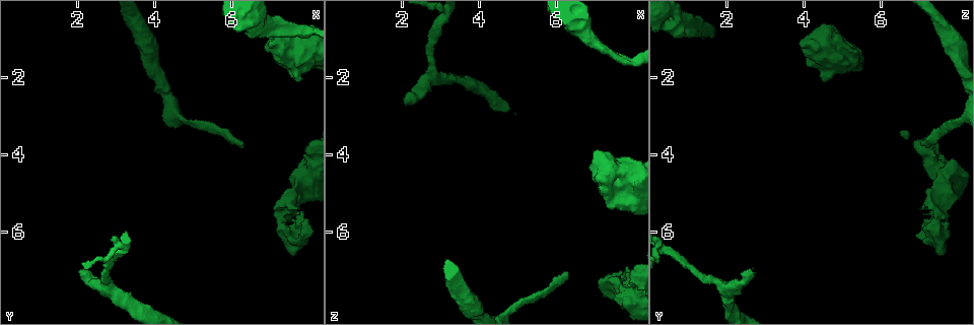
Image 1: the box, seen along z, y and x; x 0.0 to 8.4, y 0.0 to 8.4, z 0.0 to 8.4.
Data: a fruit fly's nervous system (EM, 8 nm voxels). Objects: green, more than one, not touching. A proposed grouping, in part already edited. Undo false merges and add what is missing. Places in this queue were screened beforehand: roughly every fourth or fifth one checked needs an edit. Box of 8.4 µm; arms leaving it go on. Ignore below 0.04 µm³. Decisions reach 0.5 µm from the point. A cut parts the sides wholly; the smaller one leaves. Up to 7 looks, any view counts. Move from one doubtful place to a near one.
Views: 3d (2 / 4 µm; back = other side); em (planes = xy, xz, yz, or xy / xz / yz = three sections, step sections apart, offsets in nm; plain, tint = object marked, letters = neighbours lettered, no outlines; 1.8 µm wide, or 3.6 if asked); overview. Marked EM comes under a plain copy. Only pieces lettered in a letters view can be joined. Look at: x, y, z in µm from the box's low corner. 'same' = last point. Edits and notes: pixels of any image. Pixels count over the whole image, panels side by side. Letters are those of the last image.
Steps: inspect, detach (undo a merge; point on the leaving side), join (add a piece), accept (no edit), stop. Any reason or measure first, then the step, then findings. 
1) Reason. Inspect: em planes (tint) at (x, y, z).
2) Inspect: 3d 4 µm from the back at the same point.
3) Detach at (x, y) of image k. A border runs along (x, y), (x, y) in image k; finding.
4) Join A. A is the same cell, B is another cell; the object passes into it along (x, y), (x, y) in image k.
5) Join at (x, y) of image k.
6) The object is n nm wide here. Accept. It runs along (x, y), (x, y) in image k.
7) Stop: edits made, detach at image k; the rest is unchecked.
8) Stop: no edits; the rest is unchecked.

An open end. Inspect: em xz step 16 (letters) at (6.30, 3.65, 7.00).

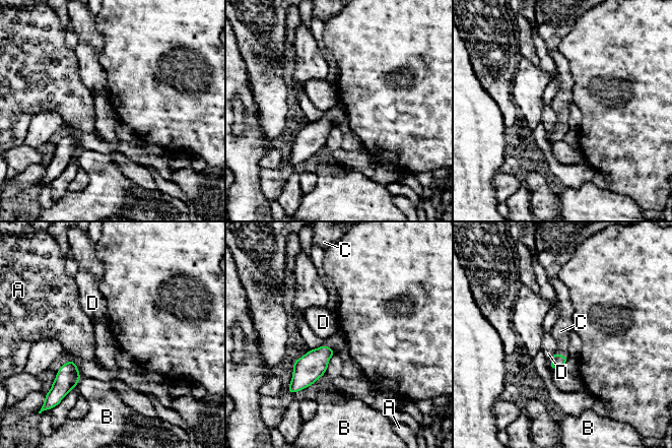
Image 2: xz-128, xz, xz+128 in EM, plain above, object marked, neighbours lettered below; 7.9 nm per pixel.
Inspect: em planes (letters) at the same point.

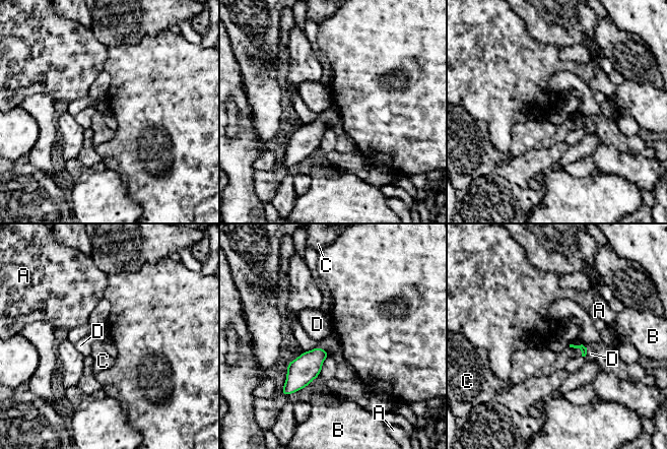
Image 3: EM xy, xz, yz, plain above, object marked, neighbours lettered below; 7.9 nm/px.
Join C. C is the same cell, A, B and D are other cells; the object passes into it along (584, 349), (578, 347), (550, 362) in image 3; it goes on there.

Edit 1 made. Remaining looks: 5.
Inspect: overview.

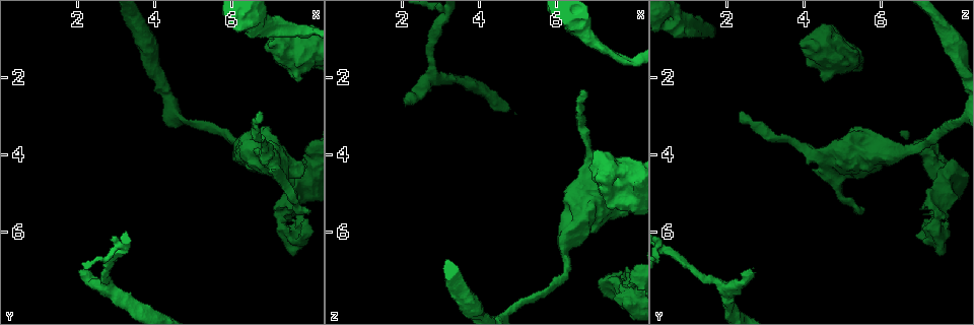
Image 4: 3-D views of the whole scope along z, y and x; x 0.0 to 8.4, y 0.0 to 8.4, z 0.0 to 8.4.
Sharp bend. Inspect: 3d 2 µm at (7.60, 6.20, 7.50).

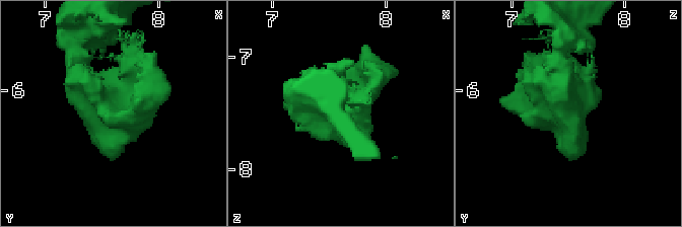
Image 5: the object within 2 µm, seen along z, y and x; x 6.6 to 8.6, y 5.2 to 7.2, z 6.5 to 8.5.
Inspect: em 3.6 µm planes (letters) at (7.62, 6.16, 7.48).

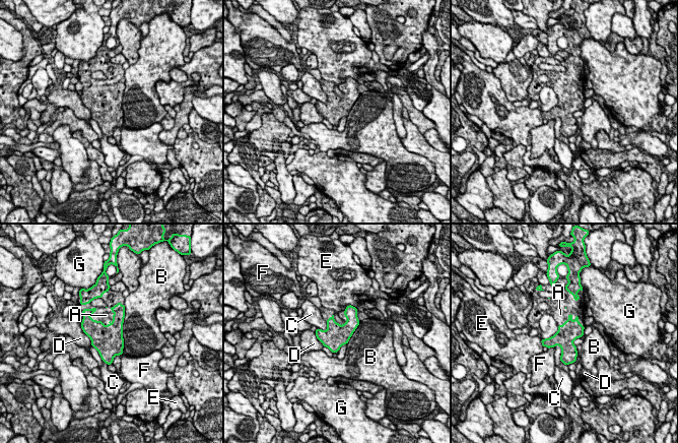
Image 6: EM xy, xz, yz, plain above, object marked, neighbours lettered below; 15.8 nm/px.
The longest contact is with B, 750 nm. Join A. A is the same cell, B, C, D, E, F and G are other cells; the neuron continues.

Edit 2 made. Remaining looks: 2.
Stop: edits made, join at image 3, join at image 6; the rest is unchecked.

